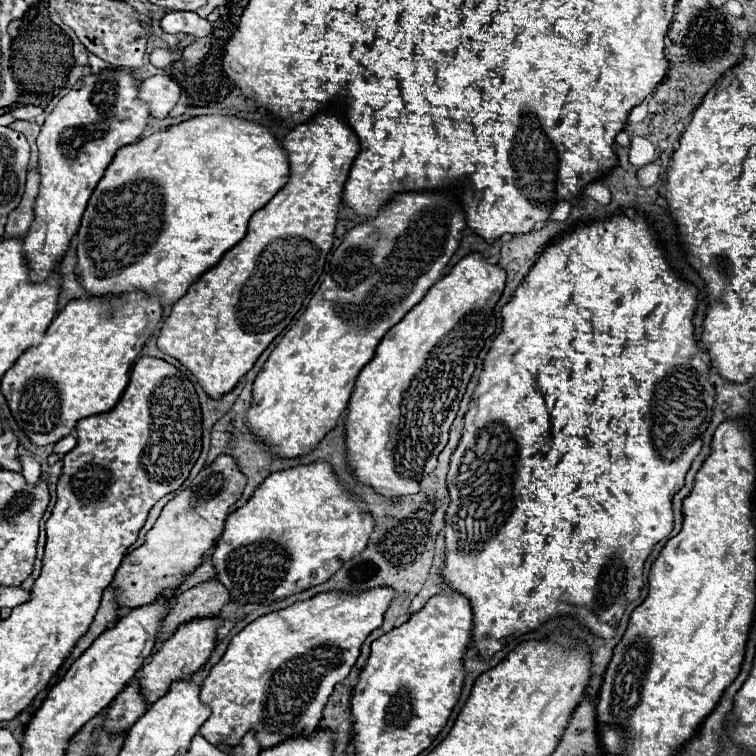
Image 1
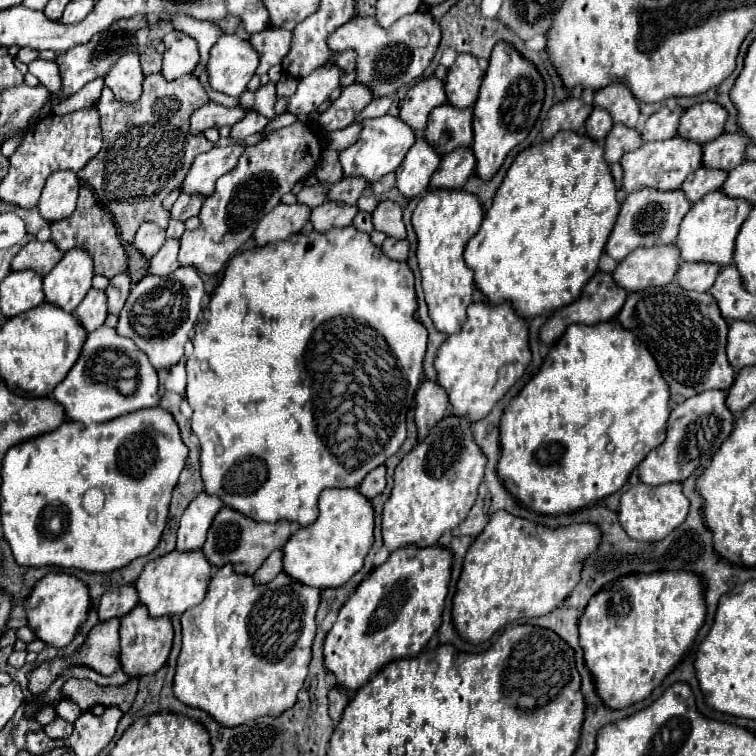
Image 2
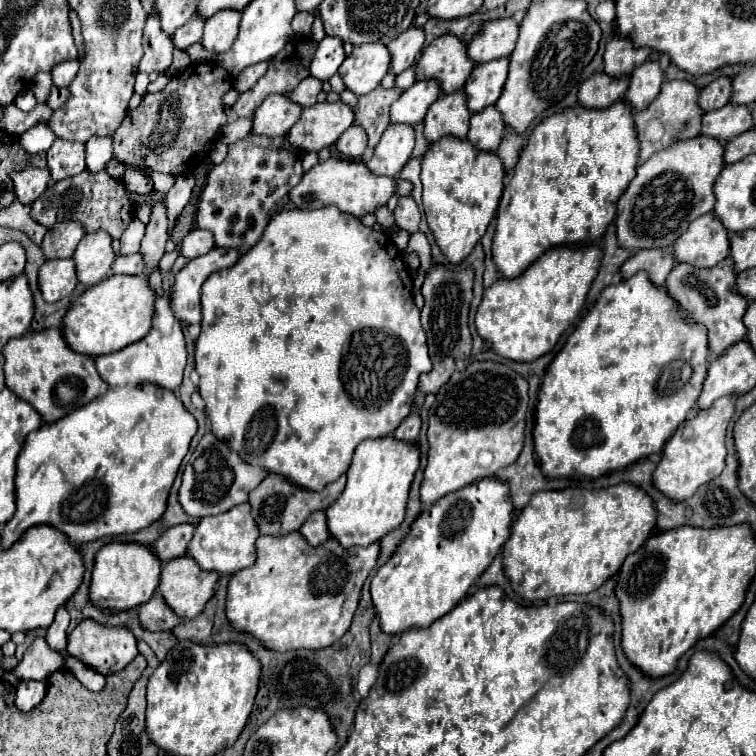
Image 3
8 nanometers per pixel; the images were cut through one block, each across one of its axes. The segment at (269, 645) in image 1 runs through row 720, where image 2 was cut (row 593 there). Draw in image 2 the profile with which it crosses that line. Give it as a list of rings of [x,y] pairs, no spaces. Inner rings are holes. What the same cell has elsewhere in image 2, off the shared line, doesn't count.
[[[222,566],[212,576],[204,600],[182,614],[182,650],[174,674],[174,696],[186,706],[208,712],[226,728],[260,716],[280,716],[294,706],[296,694],[308,674],[318,604],[320,590],[300,586],[292,578],[286,578],[286,574],[278,574],[266,586],[256,586],[252,576],[240,576],[232,566]]]

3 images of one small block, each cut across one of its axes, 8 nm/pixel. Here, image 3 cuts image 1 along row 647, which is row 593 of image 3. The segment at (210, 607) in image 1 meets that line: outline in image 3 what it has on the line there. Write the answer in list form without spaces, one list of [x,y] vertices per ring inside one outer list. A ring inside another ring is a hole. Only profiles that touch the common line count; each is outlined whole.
[[[156,592],[146,604],[140,606],[138,618],[148,630],[172,630],[182,622],[182,618],[164,602],[160,592]]]

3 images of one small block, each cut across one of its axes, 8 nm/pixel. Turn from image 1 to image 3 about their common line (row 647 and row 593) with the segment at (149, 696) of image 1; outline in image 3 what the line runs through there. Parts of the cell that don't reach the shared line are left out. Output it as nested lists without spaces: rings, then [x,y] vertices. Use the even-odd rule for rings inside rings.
[[[188,554],[182,558],[172,558],[162,566],[162,580],[158,590],[162,592],[166,604],[172,604],[176,614],[190,620],[198,616],[206,602],[214,596],[214,586],[218,582],[216,572],[200,570],[196,560]]]

